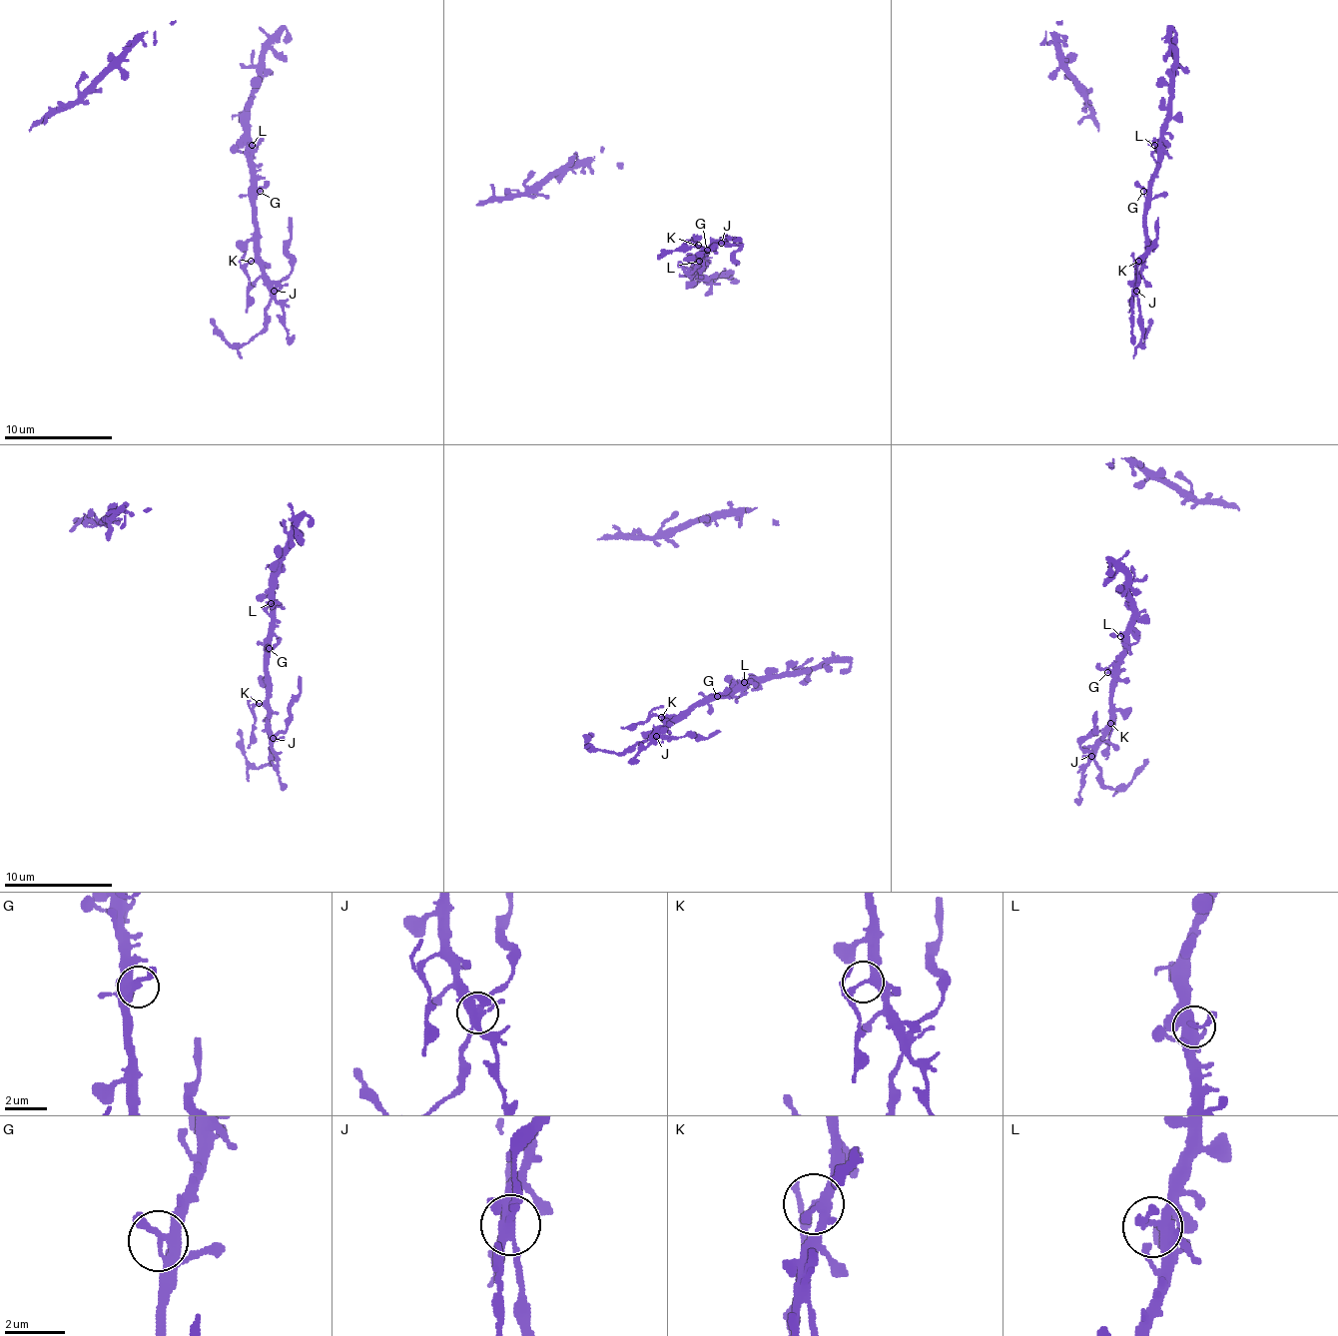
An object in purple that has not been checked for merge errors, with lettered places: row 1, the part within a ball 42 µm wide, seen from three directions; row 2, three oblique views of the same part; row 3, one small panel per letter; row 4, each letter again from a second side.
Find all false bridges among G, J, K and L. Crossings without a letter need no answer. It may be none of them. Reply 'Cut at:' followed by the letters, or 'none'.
Cut at: J, K

